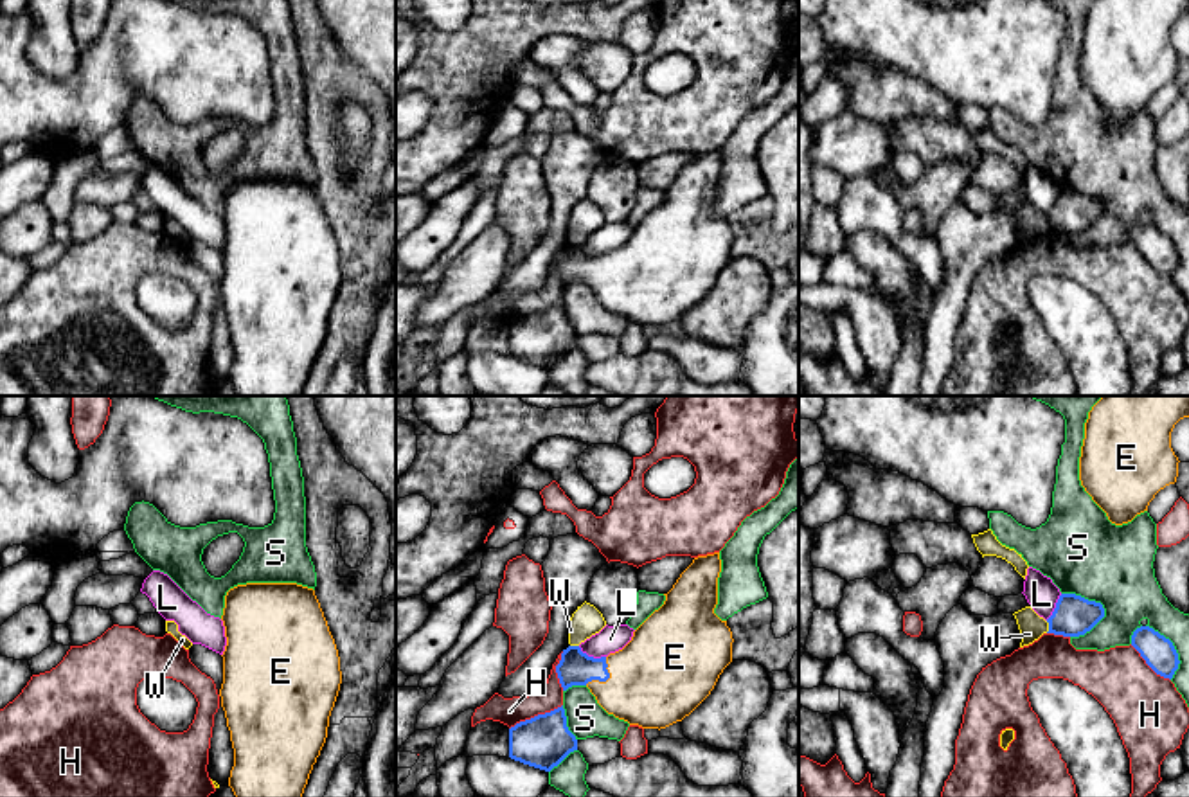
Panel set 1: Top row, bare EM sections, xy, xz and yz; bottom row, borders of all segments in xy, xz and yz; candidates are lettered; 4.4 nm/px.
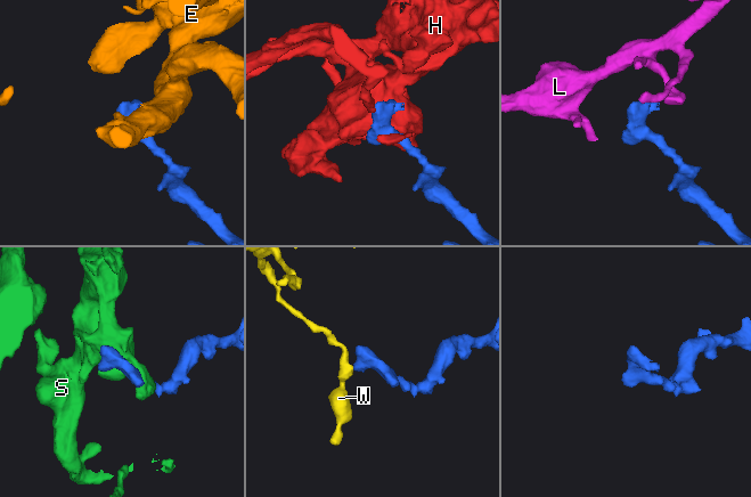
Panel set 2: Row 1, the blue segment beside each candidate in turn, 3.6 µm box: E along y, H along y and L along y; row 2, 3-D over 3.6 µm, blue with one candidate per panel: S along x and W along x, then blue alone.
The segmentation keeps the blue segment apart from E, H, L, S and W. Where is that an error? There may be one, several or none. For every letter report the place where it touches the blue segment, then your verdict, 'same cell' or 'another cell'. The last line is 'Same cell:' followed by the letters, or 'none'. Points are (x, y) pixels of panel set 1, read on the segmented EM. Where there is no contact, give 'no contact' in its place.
E: xz (607, 679) | same cell
H: xz (535, 716) | another cell
L: xz (592, 657) | another cell
S: yz (1087, 599) | another cell
W: yz (1049, 626) | another cell
Same cell: E

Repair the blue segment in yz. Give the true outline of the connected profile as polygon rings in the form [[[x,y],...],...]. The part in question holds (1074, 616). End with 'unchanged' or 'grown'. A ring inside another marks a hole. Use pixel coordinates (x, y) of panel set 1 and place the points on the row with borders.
[[[1061,594],[1052,615],[1047,619],[1047,633],[1079,637],[1090,631],[1103,617],[1104,608],[1101,603],[1076,594]]] | unchanged

